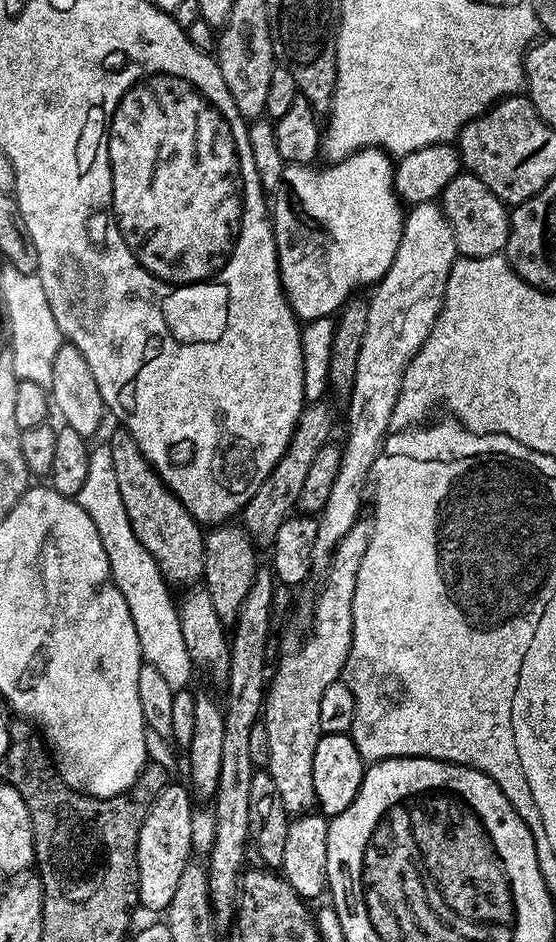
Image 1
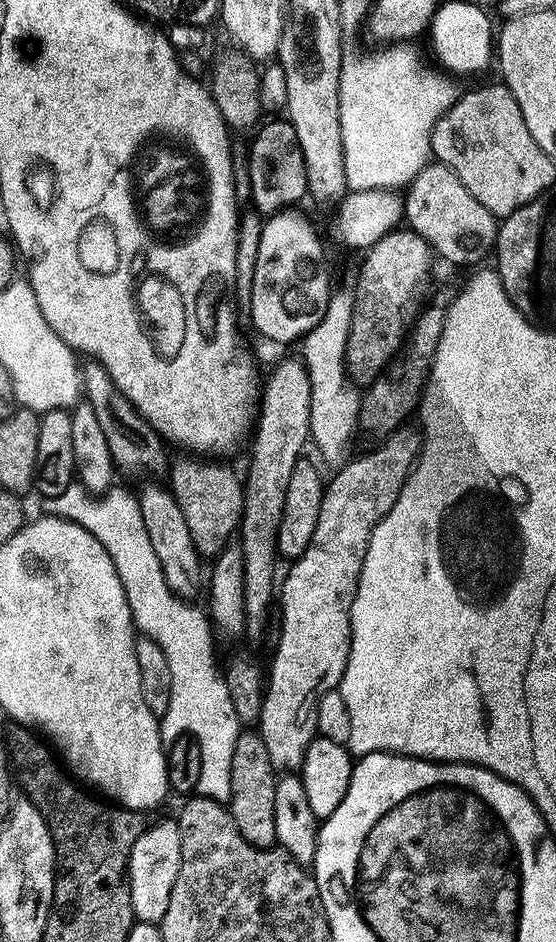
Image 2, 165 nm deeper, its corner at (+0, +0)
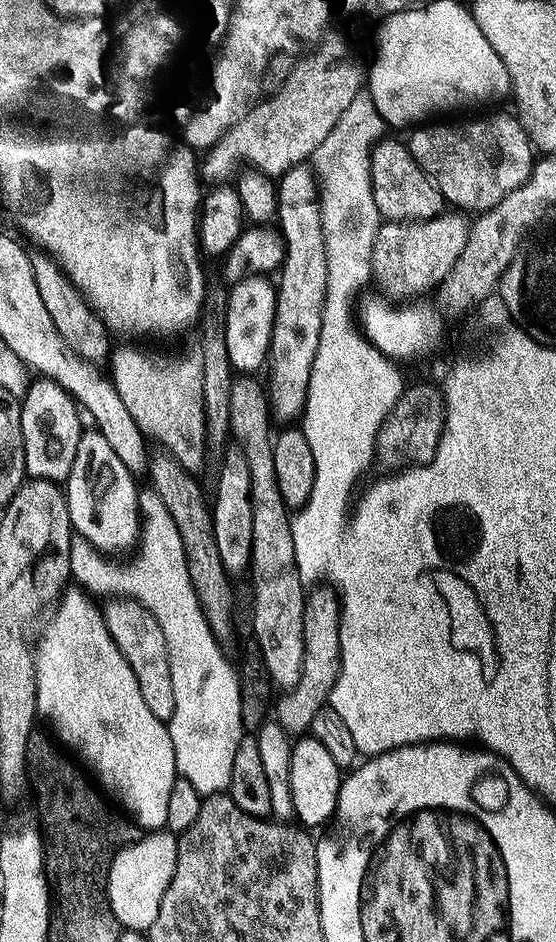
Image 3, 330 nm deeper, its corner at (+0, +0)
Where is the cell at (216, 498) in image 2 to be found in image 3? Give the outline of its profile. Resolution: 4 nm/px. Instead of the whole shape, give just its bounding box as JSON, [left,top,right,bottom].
[110,342,209,474]

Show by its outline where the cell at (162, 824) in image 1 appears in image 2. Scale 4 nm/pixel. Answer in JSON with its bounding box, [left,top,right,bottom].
[126,820,182,924]

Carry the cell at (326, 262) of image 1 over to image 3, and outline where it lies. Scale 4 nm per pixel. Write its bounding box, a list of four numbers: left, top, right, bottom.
[222,274,276,374]

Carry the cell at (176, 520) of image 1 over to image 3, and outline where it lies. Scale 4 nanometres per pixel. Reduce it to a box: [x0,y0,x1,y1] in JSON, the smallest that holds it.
[31,250,112,366]

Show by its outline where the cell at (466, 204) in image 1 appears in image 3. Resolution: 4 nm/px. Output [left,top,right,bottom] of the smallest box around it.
[372,138,445,220]

